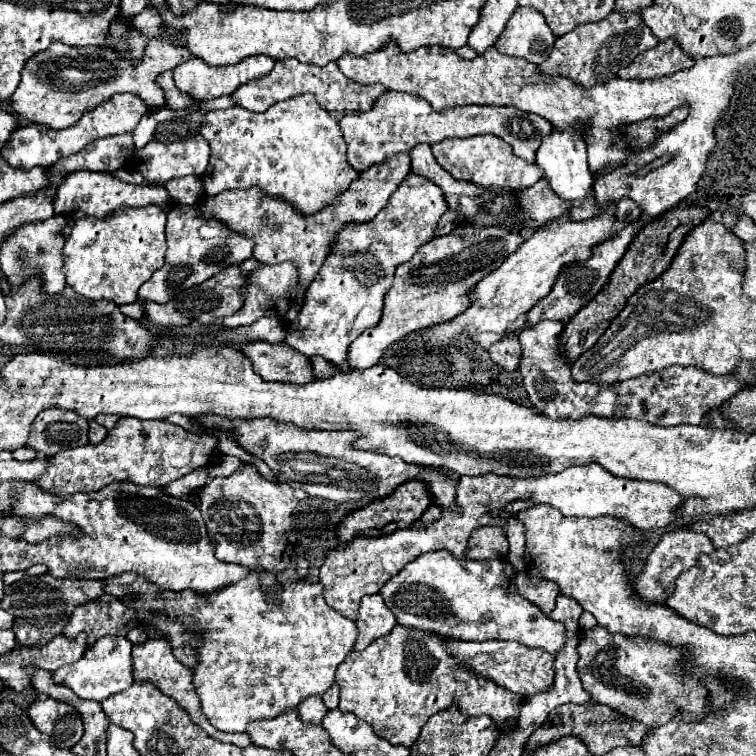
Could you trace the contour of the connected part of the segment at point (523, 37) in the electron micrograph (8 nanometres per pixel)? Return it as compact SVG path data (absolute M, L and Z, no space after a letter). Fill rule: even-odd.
M518 6L494 46L506 56L524 58L532 64L540 64L540 60L546 60L550 56L554 40L556 36L538 12Z

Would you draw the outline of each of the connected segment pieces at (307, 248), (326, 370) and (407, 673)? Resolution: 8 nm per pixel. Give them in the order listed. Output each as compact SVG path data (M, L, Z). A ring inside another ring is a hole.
M408 154L392 156L386 164L378 164L368 172L360 172L360 180L352 184L352 192L344 192L344 200L340 204L332 204L332 208L324 208L324 212L316 212L316 216L300 216L292 212L288 204L280 204L280 200L272 200L272 196L264 196L264 192L250 190L232 190L222 192L220 196L206 196L200 204L204 216L220 218L220 222L228 224L228 228L252 238L256 242L254 258L258 262L290 262L298 268L298 284L288 288L288 312L286 322L292 324L304 306L304 292L308 284L316 278L326 258L332 254L332 240L338 238L340 228L354 224L354 222L368 222L372 220L388 202L388 198L396 192L400 182L410 172Z
M312 356L310 358L310 366L312 366L312 372L314 372L316 380L324 380L324 378L330 378L336 372L340 372L340 368L336 364L330 364L328 360L324 360L320 356Z
M396 624L390 634L376 638L366 650L350 652L338 666L336 684L340 686L340 712L352 712L368 722L374 732L394 746L410 748L422 726L452 702L468 716L490 716L500 728L516 720L524 704L522 696L508 692L482 676L464 672L440 644L438 634L420 632Z

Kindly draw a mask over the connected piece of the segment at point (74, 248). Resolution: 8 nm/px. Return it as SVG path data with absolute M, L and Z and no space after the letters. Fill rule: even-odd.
M156 206L132 208L132 212L116 212L112 220L88 220L88 218L76 220L76 228L72 228L72 236L68 238L82 238L82 240L74 242L70 248L68 244L64 246L64 256L66 256L64 274L68 286L72 286L76 292L80 292L90 300L112 300L120 306L136 302L138 288L152 276L156 268L164 264L164 254L166 254L164 224L166 224L166 212Z

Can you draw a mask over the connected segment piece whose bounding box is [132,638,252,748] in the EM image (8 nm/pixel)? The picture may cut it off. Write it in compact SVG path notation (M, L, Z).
M146 640L142 644L134 644L132 648L132 664L134 664L134 680L140 682L140 680L148 680L152 684L156 684L160 690L164 690L168 696L172 696L174 700L178 700L178 704L182 708L186 708L186 712L190 712L192 720L206 732L210 734L214 740L220 740L220 742L230 742L230 744L236 744L240 748L246 748L252 744L248 732L242 732L242 734L224 734L220 730L216 730L208 720L206 716L202 714L202 708L200 708L200 698L194 690L194 684L192 684L192 670L186 668L184 664L180 664L174 654L172 654L172 648L170 648L170 642L168 640Z

